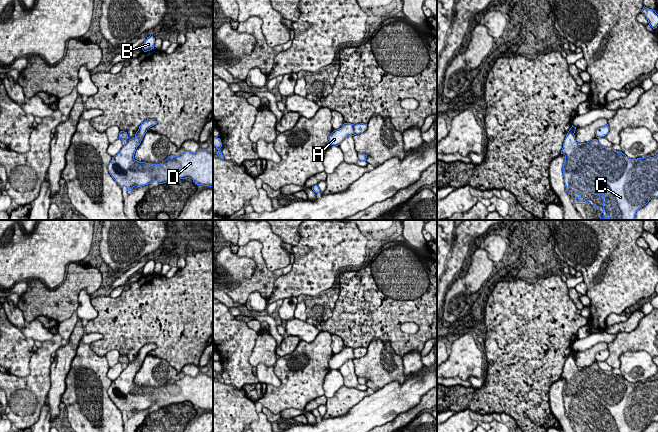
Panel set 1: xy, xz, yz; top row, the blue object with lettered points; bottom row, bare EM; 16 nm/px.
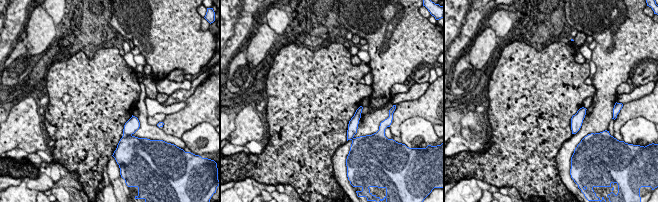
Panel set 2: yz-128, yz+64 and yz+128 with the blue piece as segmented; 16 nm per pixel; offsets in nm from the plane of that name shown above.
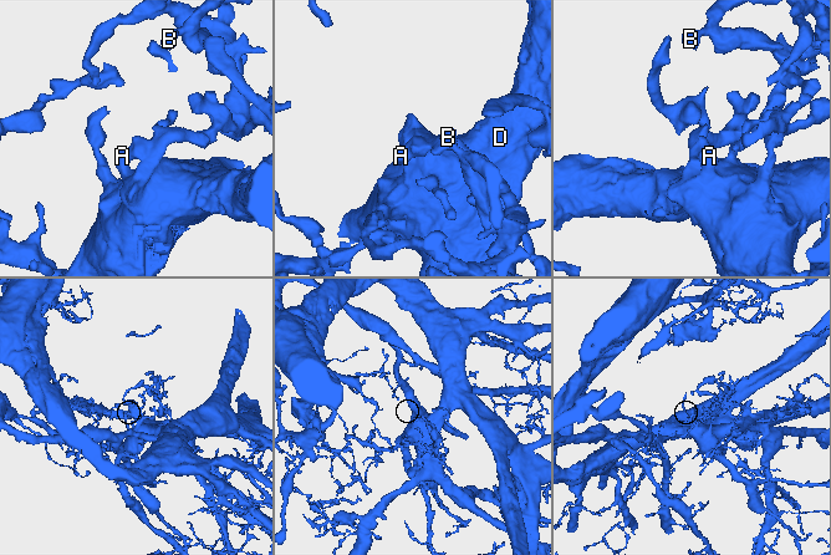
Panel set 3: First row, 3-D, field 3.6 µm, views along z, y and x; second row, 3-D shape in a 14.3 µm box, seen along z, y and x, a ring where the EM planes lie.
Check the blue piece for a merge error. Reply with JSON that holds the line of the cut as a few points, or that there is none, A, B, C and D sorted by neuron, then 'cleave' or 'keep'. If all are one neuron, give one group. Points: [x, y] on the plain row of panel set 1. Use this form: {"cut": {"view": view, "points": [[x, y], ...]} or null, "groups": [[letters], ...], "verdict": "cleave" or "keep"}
{"cut": null, "groups": [["A", "B", "C", "D"]], "verdict": "keep"}

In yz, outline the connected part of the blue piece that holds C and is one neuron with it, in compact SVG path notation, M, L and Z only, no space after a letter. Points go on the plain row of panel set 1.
M608 348L596 354L596 363L587 367L575 364L576 351L572 349L563 367L561 378L565 379L563 400L568 418L578 418L575 428L591 428L586 418L603 420L603 432L642 432L651 422L658 421L658 379L630 383L612 371L602 370L598 362L607 359Z

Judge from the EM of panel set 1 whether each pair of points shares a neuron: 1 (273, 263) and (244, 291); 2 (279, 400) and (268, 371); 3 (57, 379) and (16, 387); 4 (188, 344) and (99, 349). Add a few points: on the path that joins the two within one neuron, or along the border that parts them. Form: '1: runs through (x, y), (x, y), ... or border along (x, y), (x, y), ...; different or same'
1: border along (262, 245), (262, 258), (269, 270), (289, 264); different
2: border along (273, 367), (273, 371), (280, 381), (278, 387); different
3: border along (52, 362), (50, 367), (50, 389), (45, 400); different
4: runs through (166, 335), (121, 335); same

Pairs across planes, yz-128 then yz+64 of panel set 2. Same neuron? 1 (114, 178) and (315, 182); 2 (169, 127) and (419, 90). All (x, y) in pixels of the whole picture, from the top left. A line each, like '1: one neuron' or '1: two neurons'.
1: two neurons
2: two neurons

